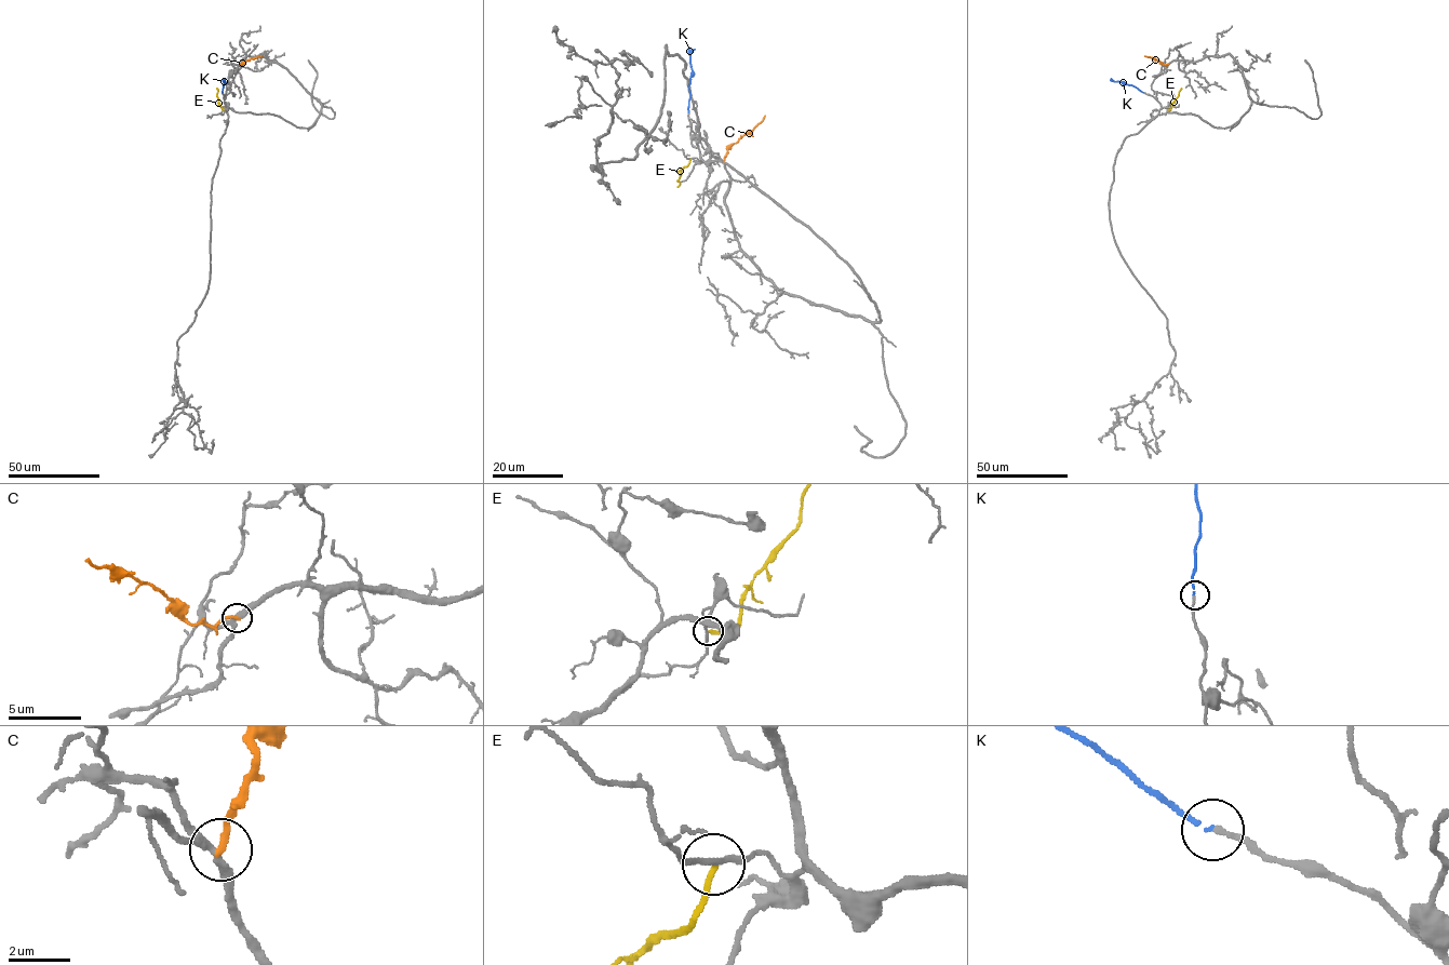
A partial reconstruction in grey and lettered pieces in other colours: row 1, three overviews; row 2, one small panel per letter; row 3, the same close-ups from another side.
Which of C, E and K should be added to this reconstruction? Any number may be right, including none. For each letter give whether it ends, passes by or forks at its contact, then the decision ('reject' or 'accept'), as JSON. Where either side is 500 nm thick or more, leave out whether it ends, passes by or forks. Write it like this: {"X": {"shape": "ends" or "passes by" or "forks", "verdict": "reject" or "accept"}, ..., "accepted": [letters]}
{"C": {"shape": "ends", "verdict": "reject"}, "E": {"shape": "ends", "verdict": "reject"}, "K": {"shape": "ends", "verdict": "accept"}, "accepted": ["K"]}

